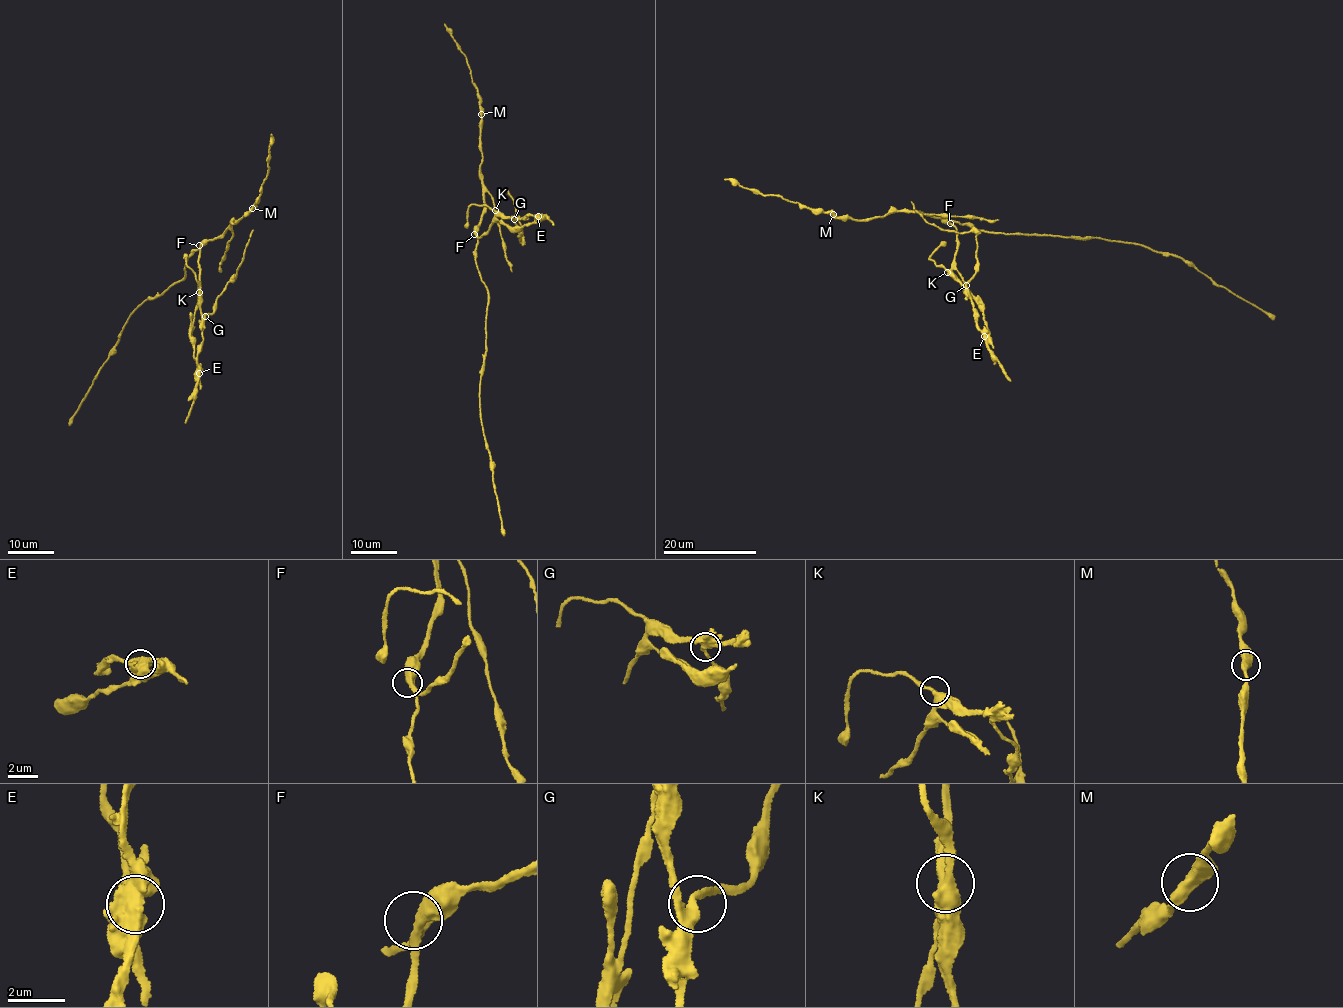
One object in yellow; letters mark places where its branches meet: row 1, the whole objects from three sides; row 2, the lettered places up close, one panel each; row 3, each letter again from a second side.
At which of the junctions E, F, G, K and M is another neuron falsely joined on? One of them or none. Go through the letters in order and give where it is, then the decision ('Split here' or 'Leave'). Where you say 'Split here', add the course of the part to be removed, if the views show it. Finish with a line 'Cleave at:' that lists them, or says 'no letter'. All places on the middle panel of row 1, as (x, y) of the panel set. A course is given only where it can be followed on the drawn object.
E: Place: (538, 216). Split here. Course of the part to remove: (538, 216), (517, 230), (500, 221)
F: Place: (474, 234). Leave
G: Place: (514, 219). Leave
K: Place: (495, 210). Leave
M: Place: (481, 114). Leave
Cleave at: E

